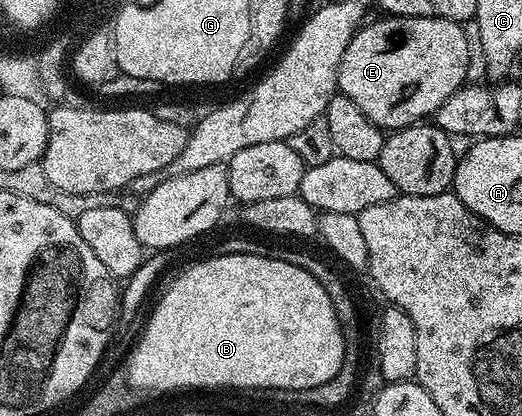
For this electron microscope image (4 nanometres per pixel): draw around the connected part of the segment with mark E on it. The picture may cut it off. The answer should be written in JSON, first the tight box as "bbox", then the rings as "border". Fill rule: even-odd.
{"bbox":[337,16,469,130],"border":[[[392,16],[381,19],[376,21],[375,24],[367,23],[359,28],[355,32],[354,37],[348,42],[348,46],[344,50],[344,58],[338,67],[337,91],[341,95],[352,98],[352,102],[356,102],[356,106],[360,106],[360,110],[364,110],[364,114],[368,114],[368,118],[377,128],[397,130],[407,128],[409,124],[417,124],[433,117],[437,113],[438,108],[444,106],[444,102],[448,102],[448,98],[452,98],[452,94],[456,94],[456,90],[467,83],[466,71],[468,70],[469,62],[468,38],[466,37],[465,27],[456,20],[420,18],[419,16]]]}

